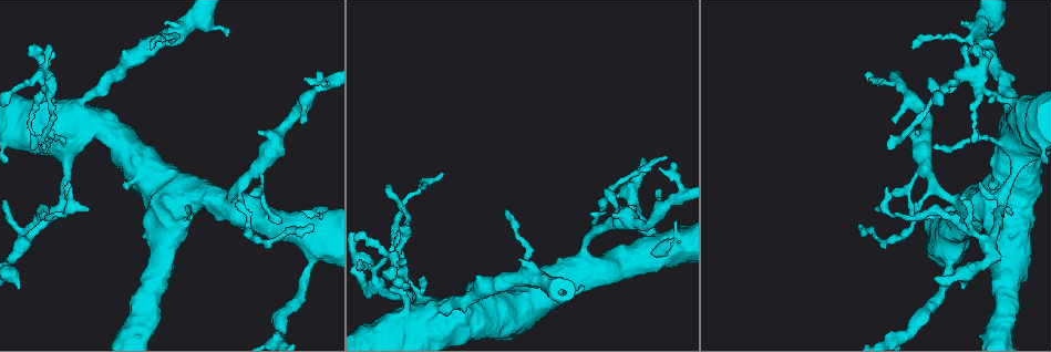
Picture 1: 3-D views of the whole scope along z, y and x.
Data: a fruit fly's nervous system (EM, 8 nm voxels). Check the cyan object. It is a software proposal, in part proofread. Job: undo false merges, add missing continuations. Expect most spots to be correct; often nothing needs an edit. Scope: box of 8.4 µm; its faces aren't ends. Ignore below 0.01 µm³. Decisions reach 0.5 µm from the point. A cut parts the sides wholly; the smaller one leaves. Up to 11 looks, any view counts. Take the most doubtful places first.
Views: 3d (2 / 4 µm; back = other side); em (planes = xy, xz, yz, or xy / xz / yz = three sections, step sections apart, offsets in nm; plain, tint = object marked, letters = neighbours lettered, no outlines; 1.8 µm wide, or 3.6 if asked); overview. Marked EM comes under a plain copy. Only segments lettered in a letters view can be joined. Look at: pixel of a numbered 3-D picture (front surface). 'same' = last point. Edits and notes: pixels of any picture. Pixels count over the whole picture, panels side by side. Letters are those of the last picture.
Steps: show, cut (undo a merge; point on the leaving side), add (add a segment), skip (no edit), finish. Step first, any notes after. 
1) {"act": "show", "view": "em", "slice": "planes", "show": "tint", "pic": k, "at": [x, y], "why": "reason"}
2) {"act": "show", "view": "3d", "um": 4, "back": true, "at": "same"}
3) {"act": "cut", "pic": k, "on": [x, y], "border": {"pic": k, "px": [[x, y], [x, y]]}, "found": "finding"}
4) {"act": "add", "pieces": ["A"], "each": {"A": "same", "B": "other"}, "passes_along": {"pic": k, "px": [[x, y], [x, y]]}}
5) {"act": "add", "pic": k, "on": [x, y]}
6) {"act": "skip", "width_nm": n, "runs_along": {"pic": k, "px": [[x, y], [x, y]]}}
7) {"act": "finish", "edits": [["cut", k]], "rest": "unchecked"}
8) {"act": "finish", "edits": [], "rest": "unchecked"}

{"act": "show", "view": "3d", "um": 4, "pic": 1, "at": [1018, 144]}

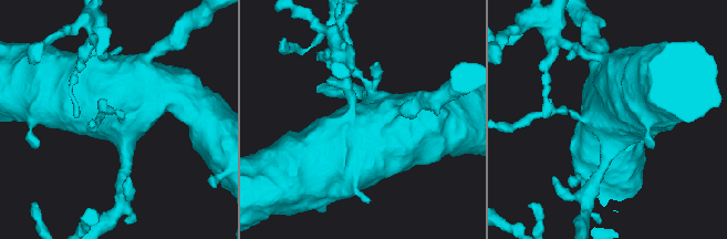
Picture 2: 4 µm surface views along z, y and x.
{"act": "show", "view": "em", "slice": "planes", "show": "tint", "pic": 2, "at": [612, 118], "why": "need the tissue"}

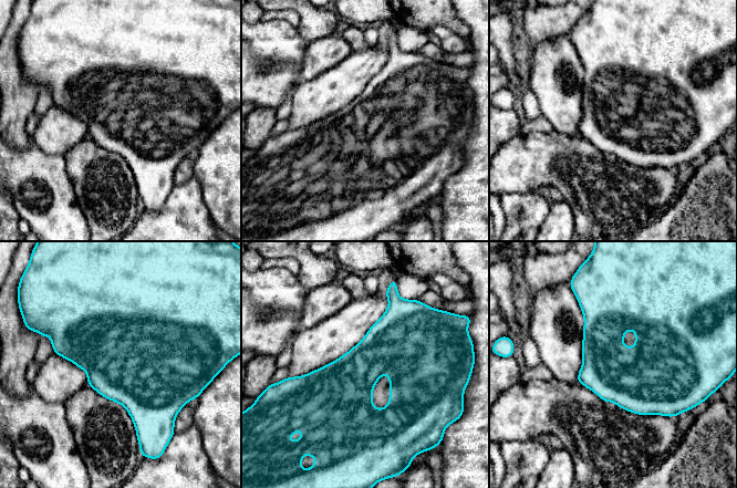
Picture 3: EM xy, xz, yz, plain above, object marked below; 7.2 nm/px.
{"act": "show", "view": "em", "slice": "planes", "show": "letters", "at": "same"}

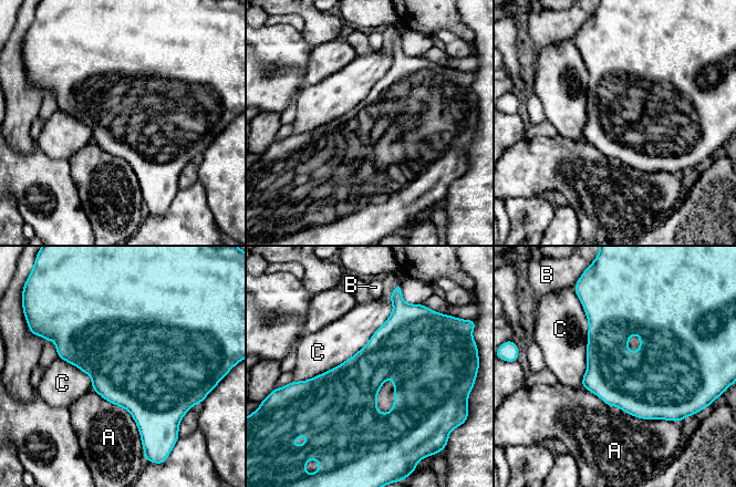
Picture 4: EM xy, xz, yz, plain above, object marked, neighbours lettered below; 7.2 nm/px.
{"act": "skip", "longest_contact_nm": ["C", 950], "each": {"A": "other", "B": "other", "C": "other"}, "border": {"pic": 4, "px": [[392, 301], [356, 352], [293, 382]]}, "found": "one neuron here"}

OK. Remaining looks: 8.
{"act": "show", "view": "3d", "um": 2, "pic": 1, "at": [925, 169], "why": "thin arm on a thick one"}

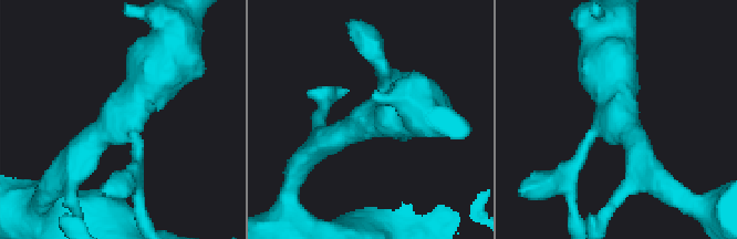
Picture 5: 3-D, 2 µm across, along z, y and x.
{"act": "show", "view": "em", "um": 3.6, "slice": "planes", "show": "letters", "pic": 5, "at": [123, 118], "arms": 3}

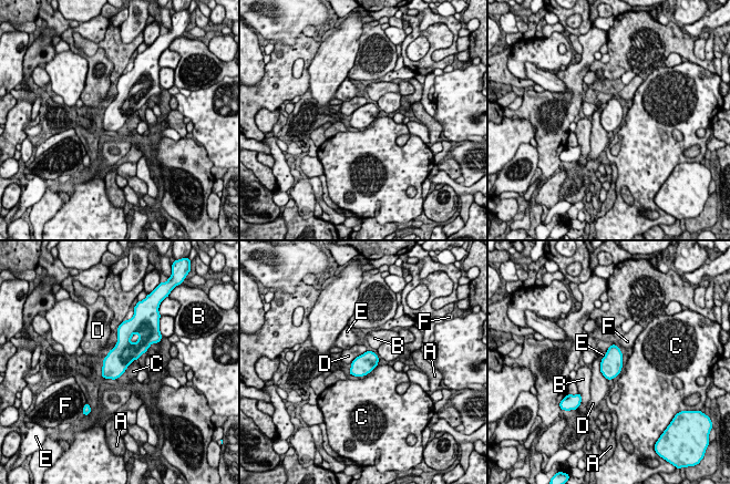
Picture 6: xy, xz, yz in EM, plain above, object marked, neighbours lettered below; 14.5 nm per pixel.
{"act": "skip", "width_nm": 300, "longest_contact_nm": ["D", 320], "each": {"A": "other", "B": "other", "C": "other", "D": "other", "E": "other", "F": "other"}, "found": "one neuron here"}

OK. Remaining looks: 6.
{"act": "show", "view": "3d", "um": 2, "pic": 1, "at": [379, 287]}

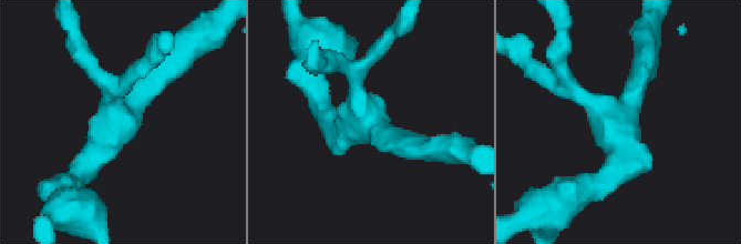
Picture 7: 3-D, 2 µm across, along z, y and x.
{"act": "show", "view": "em", "slice": "planes", "show": "tint", "pic": 7, "at": [369, 121], "why": "now the EM"}

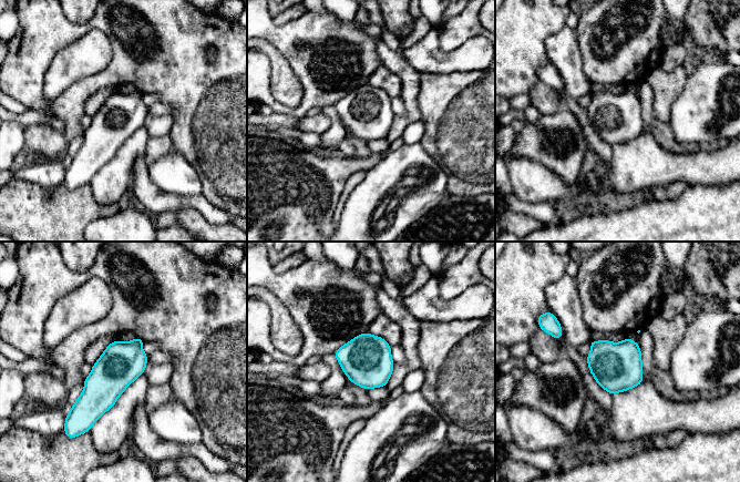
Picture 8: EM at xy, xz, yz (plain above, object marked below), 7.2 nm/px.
{"act": "show", "view": "em", "slice": "planes", "show": "letters", "at": "same", "why": "what lies round it"}

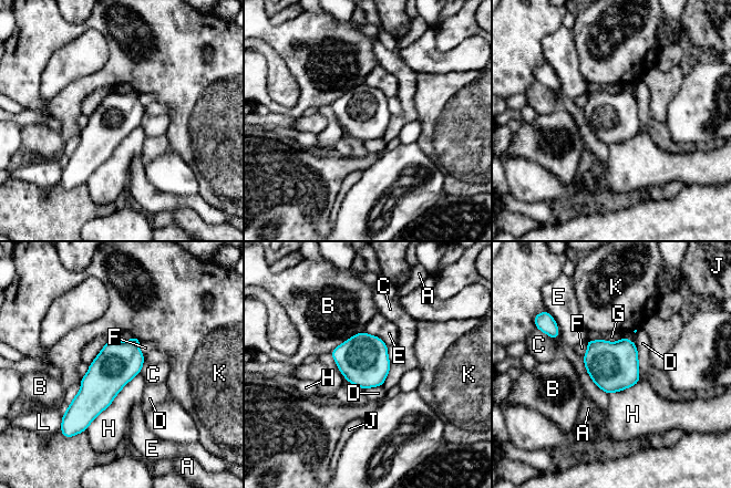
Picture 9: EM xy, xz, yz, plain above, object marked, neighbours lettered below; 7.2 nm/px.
{"act": "skip", "each": {"A": "other", "B": "other", "C": "other", "D": "other", "E": "other", "F": "other", "G": "other", "H": "other", "J": "other", "K": "other", "L": "other"}, "border": {"pic": 9, "px": [[140, 372], [84, 431]]}, "found": "one neuron here"}

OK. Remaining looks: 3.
{"act": "show", "view": "3d", "um": 4, "pic": 1, "at": [1015, 201], "why": "thick turns thin"}

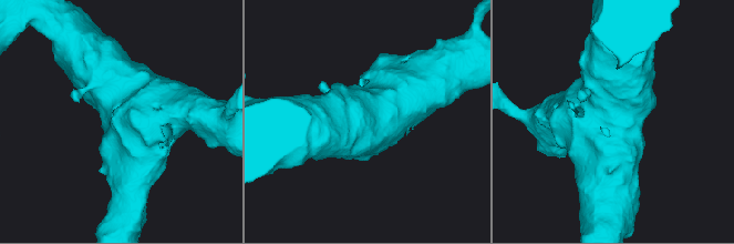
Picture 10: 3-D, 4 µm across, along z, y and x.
{"act": "show", "view": "em", "um": 3.6, "slice": "planes", "show": "letters", "pic": 10, "at": [616, 119], "why": "need the tissue"}

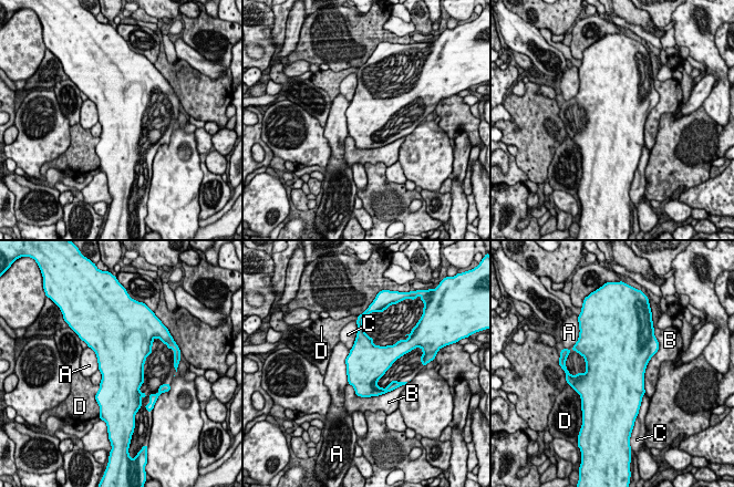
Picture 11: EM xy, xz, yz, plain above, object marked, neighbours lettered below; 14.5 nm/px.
{"act": "skip", "each": {"A": "other", "B": "other", "C": "other", "D": "other"}, "border": {"pic": 11, "px": [[358, 328], [354, 343], [350, 350]]}, "found": "all the same neuron"}

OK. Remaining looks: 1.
{"act": "finish", "edits": [], "rest": "unchecked"}

